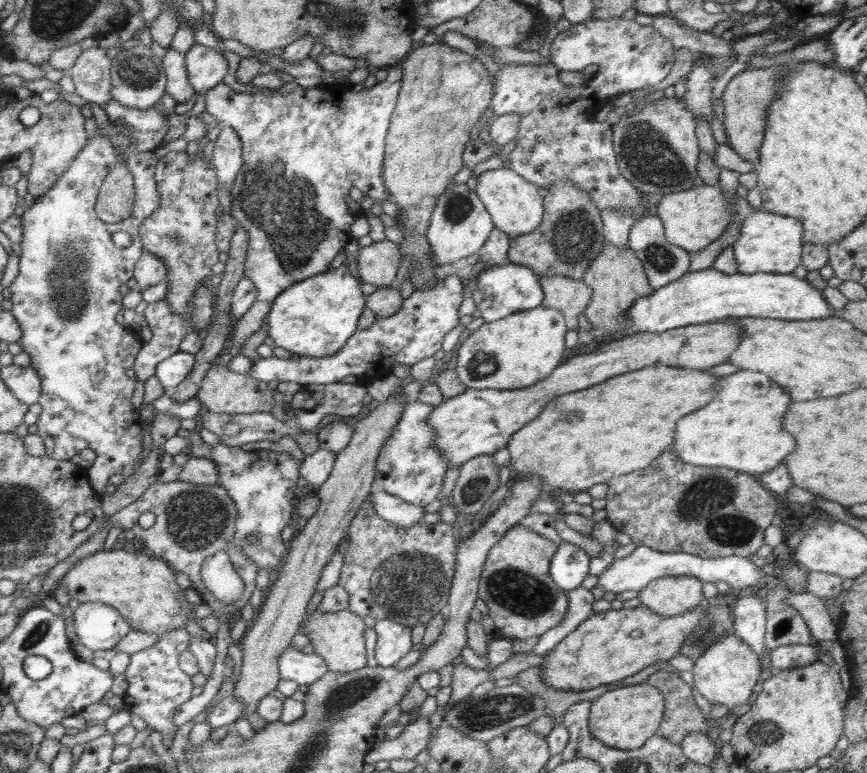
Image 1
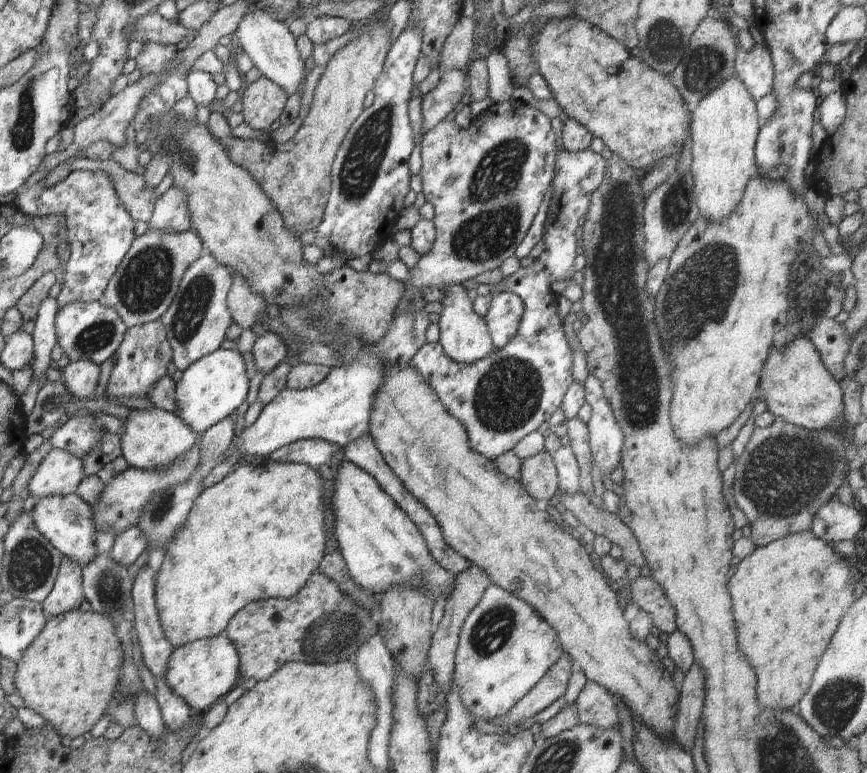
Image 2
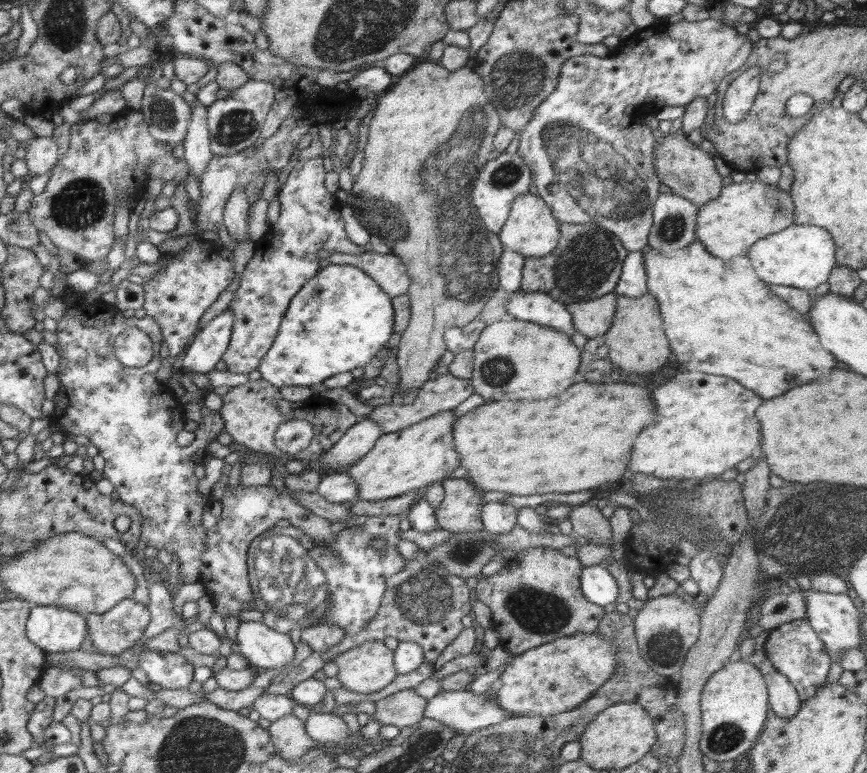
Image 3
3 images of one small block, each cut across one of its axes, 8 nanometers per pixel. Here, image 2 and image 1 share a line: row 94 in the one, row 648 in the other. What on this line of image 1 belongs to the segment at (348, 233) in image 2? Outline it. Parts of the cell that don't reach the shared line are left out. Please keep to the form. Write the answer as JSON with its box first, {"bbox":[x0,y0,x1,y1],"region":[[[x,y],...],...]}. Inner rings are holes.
{"bbox":[374,620,413,668],"region":[[[378,620],[376,621],[374,630],[376,631],[376,635],[378,635],[375,649],[378,665],[384,668],[394,667],[412,649],[413,644],[410,628],[402,626],[402,624],[396,624],[396,622],[393,622],[392,620]]]}

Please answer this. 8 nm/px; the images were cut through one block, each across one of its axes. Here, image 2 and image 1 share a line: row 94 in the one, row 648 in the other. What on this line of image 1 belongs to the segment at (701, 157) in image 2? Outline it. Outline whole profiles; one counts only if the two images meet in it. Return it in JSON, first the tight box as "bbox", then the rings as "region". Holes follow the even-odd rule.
{"bbox":[692,632,761,711],"region":[[[735,632],[722,637],[722,640],[714,642],[702,654],[702,658],[692,668],[694,673],[693,687],[698,690],[711,704],[724,704],[728,710],[743,711],[750,704],[750,698],[754,693],[754,687],[758,684],[761,675],[761,665],[758,656],[736,636]]]}

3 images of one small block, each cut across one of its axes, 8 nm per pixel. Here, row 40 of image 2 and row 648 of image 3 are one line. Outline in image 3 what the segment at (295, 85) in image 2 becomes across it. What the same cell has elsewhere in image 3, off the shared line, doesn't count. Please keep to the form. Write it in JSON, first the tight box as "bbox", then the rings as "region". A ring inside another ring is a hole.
{"bbox":[235,621,295,671],"region":[[[240,621],[235,649],[256,671],[282,669],[294,661],[295,646],[291,638],[262,622]]]}

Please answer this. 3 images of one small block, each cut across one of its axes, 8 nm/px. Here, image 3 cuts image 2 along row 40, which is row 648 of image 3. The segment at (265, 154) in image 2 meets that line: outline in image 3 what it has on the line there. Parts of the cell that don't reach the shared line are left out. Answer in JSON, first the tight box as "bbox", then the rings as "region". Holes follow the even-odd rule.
{"bbox":[334,642,398,693],"region":[[[364,642],[334,659],[338,665],[336,678],[344,688],[356,693],[376,693],[398,676],[394,652],[384,642]]]}

